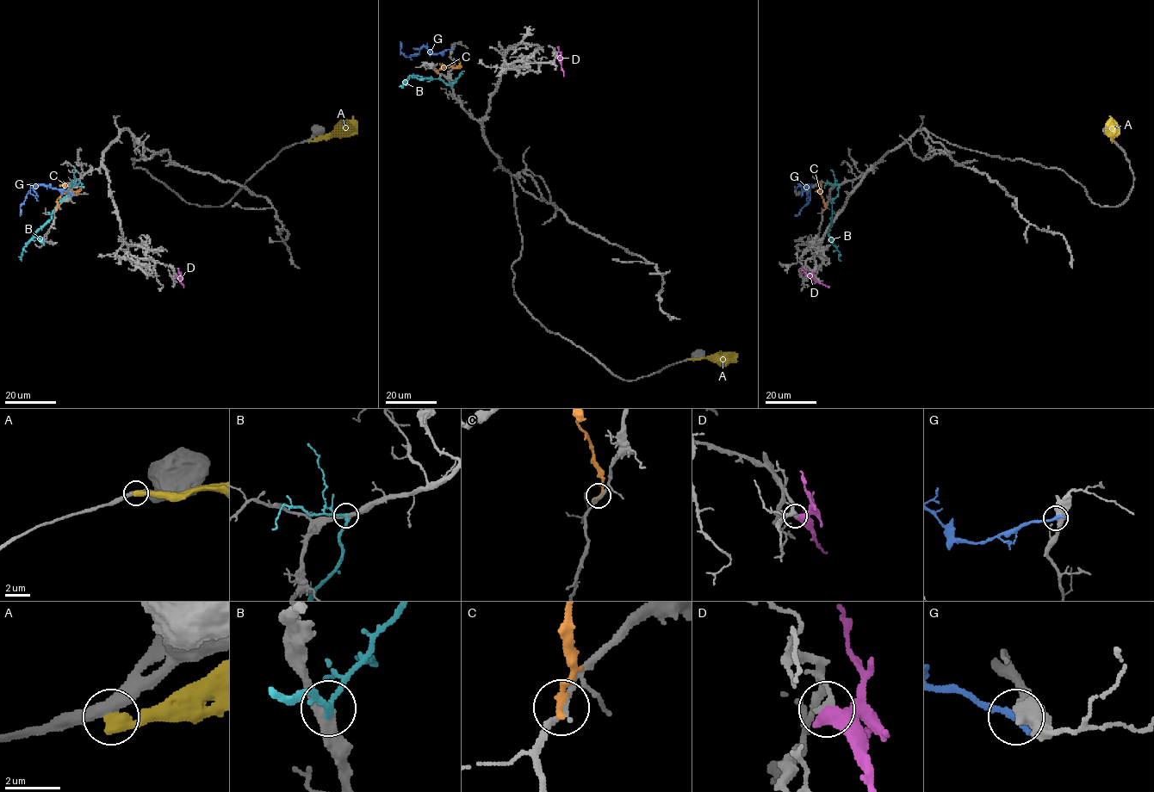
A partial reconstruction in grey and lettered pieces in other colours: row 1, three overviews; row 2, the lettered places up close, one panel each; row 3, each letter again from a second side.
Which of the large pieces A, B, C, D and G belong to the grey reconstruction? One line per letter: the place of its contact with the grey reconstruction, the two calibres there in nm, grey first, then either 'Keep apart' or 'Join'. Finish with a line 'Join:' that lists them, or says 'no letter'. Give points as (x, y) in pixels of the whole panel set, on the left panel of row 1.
A: Touches grey at (309, 140). Thickness 400 nm (grey) against 500 nm. Keep apart
B: Touches grey at (71, 184). Thickness 360 nm (grey) against 200 nm. Join
C: Touches grey at (56, 209). Thickness 240 nm (grey) against 280 nm. Keep apart
D: Touches grey at (176, 277). Thickness 190 nm (grey) against 400 nm. Keep apart
G: Touches grey at (71, 193). Thickness 550 nm (grey) against 280 nm. Keep apart
Join: B

